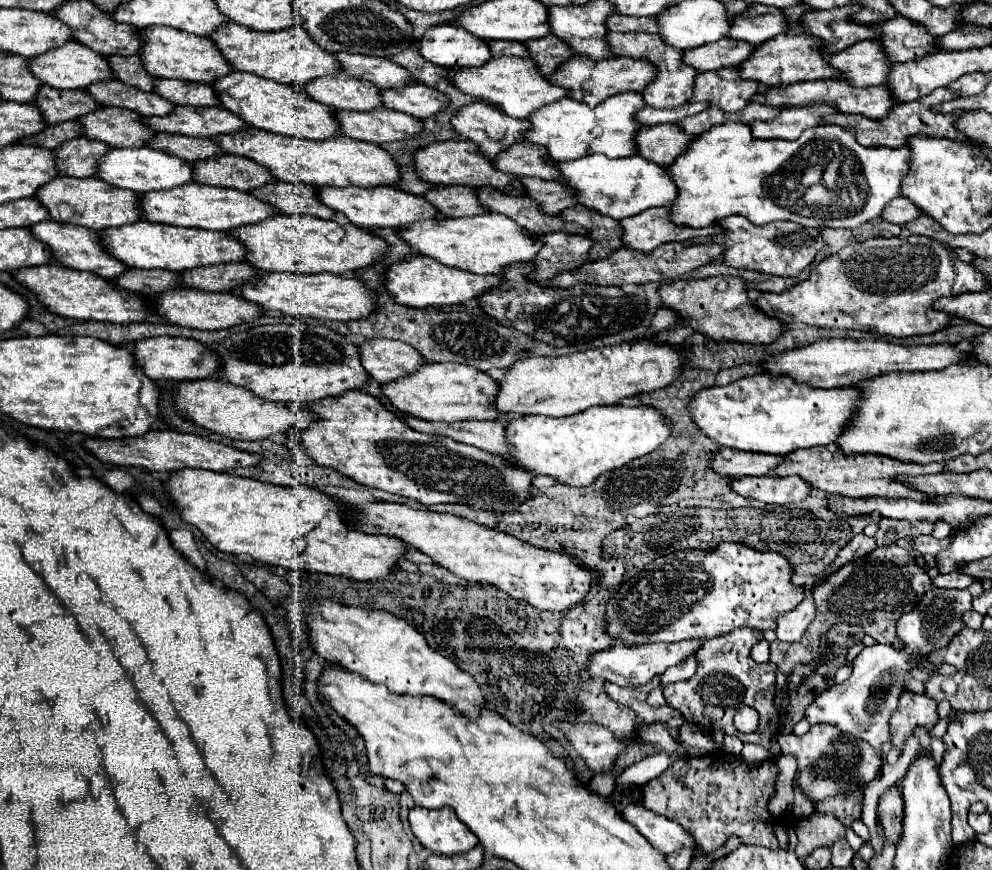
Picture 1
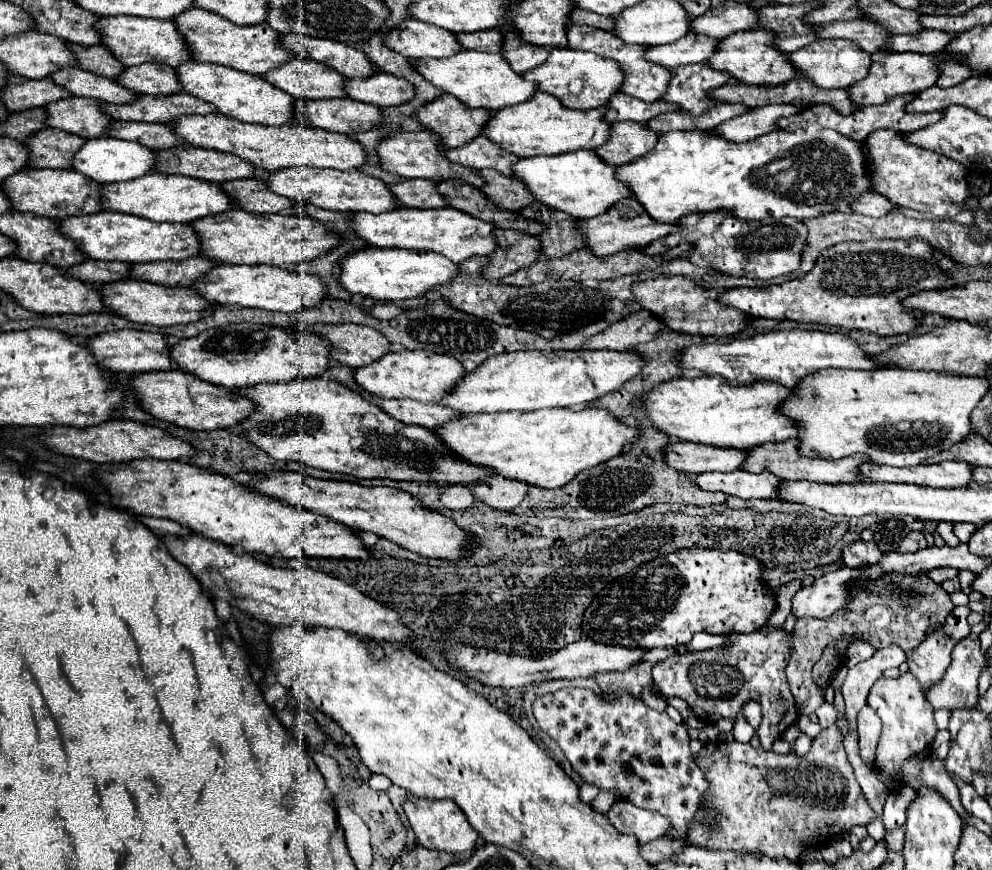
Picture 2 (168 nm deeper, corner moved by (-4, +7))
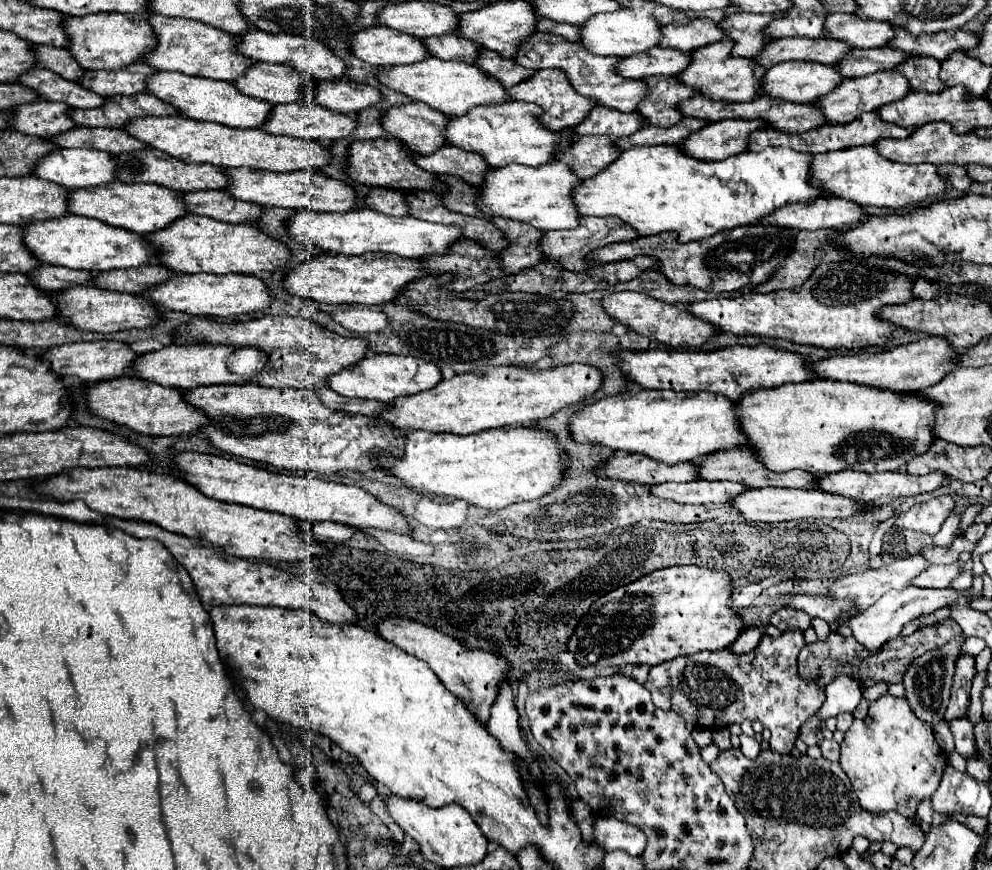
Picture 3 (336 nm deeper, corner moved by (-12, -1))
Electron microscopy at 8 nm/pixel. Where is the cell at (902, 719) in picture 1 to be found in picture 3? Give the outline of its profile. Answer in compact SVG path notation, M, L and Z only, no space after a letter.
M886 693L870 705L868 715L872 717L870 725L855 719L846 731L840 767L852 781L852 789L864 809L870 809L870 813L898 811L912 819L918 805L938 789L946 755L936 743L932 729L912 713L906 697Z

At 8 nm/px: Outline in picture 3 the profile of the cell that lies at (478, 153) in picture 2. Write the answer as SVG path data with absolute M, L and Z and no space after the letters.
M444 145L430 155L414 155L412 161L428 173L446 173L470 185L480 185L484 173L490 169L478 153L464 153L452 145Z

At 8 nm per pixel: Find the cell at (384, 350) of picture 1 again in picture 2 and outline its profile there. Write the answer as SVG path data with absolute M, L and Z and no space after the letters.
M324 325L318 333L332 343L332 359L348 367L370 365L390 351L388 339L366 325Z

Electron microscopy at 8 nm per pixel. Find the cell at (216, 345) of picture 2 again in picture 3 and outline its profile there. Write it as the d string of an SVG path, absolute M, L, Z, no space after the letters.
M168 345L160 351L150 351L138 355L138 361L132 365L132 373L138 379L152 381L158 385L174 387L174 389L192 389L200 385L244 385L252 381L250 377L244 379L242 375L230 371L228 359L236 349L226 345Z

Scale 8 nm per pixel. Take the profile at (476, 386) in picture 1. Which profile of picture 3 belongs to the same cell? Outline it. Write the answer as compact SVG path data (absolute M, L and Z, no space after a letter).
M368 353L360 365L352 365L348 369L342 369L340 373L334 373L332 377L326 377L328 387L344 397L360 397L360 399L374 399L374 401L392 401L396 397L406 397L420 393L424 389L432 389L436 383L442 381L442 375L436 365L416 359L416 357L404 357L404 355L376 355Z

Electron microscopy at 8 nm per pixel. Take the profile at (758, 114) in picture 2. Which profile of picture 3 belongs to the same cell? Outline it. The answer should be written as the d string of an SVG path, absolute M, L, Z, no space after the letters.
M740 119L708 123L706 129L700 129L700 133L692 133L692 137L686 137L686 141L678 145L678 149L700 161L720 161L742 153L746 149L748 135L754 129L762 127L766 127L764 121Z

